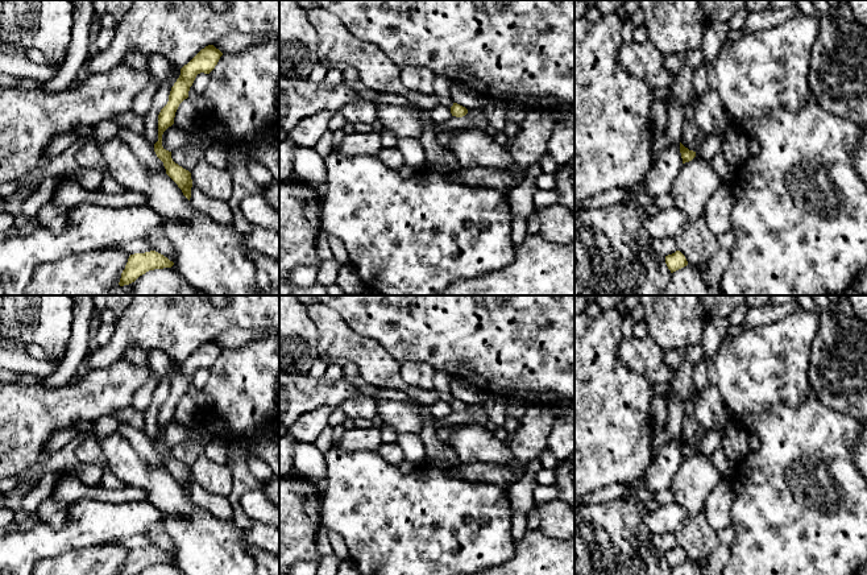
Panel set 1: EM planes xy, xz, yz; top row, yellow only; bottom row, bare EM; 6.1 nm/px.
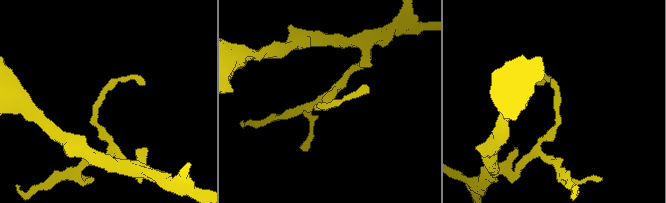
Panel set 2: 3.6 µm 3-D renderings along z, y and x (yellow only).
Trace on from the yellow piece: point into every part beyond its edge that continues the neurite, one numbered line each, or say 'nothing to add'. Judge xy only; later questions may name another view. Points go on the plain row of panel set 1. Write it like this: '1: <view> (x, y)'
1: xy (174, 433)

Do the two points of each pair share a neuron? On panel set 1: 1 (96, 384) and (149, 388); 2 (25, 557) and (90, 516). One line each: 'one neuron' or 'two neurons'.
1: two neurons
2: one neuron

